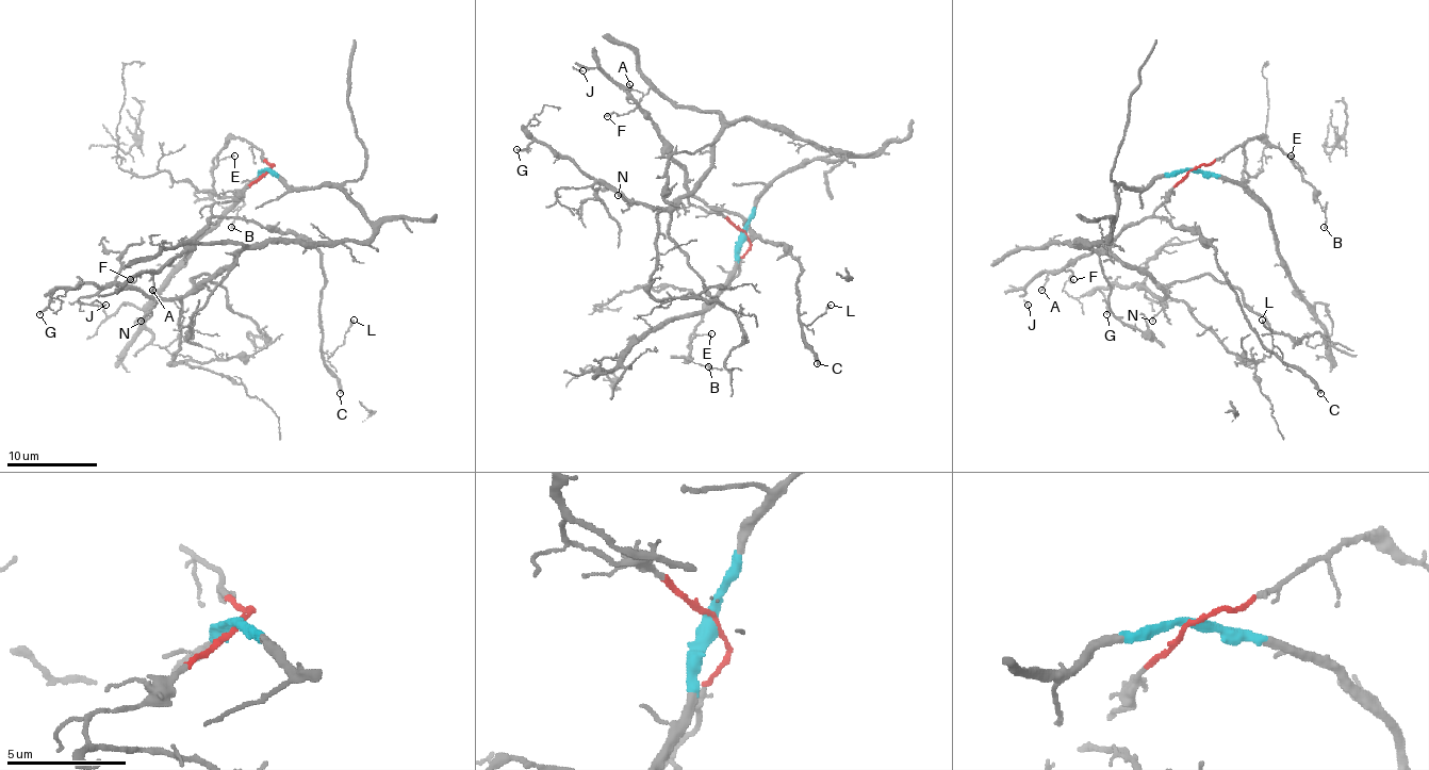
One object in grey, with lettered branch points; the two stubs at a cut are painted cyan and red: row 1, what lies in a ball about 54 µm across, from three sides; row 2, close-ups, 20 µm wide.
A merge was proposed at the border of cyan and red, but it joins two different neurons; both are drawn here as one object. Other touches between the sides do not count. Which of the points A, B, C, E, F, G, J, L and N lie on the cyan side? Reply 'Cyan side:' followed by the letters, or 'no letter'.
Cyan side: G, N

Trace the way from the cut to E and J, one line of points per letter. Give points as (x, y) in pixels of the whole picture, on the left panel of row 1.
E: (268, 168), (273, 164), (260, 150), (232, 137), (219, 150), (219, 158), (226, 160), (234, 156)
J: (268, 168), (219, 202), (210, 223), (158, 269), (133, 275), (97, 297), (107, 304)

